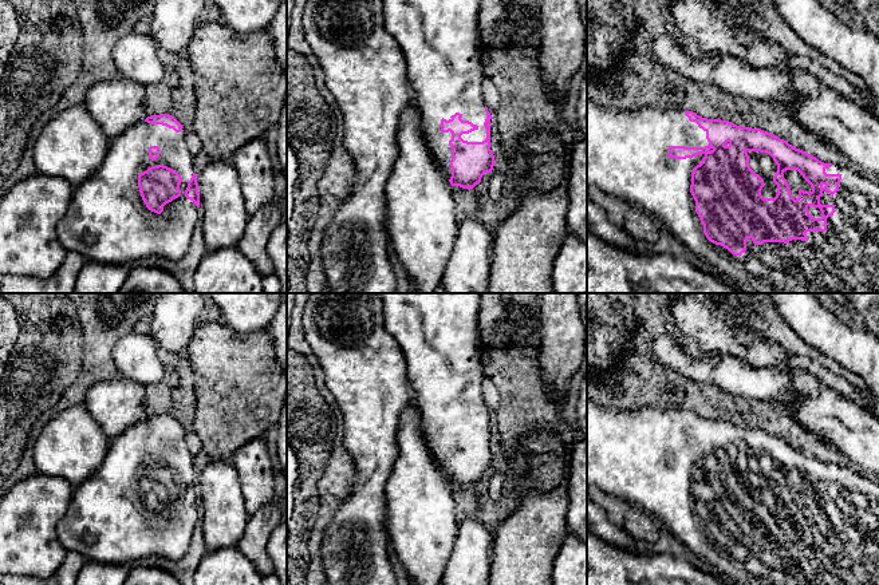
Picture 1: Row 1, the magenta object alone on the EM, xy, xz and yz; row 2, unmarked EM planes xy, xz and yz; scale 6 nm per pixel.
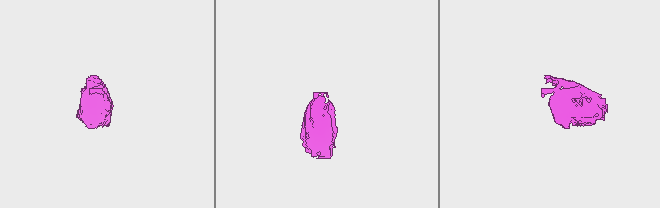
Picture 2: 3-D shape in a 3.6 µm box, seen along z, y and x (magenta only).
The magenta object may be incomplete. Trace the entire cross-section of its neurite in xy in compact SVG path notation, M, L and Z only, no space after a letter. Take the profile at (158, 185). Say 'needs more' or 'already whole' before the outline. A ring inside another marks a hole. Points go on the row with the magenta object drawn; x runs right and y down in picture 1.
needs more; M159 114L147 116L145 120L125 130L118 138L110 142L109 151L100 167L80 186L75 187L70 206L56 226L58 240L67 252L79 253L86 261L102 264L134 264L142 258L165 257L169 260L180 260L186 253L193 229L200 216L200 193L197 175L193 171L193 155L185 145L185 129L182 124L169 114Z

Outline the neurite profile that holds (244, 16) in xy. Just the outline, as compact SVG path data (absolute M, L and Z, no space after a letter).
M214 0L226 23L237 33L268 31L281 0Z

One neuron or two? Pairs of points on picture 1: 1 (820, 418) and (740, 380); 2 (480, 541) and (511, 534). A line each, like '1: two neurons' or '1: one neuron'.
1: two neurons
2: two neurons

